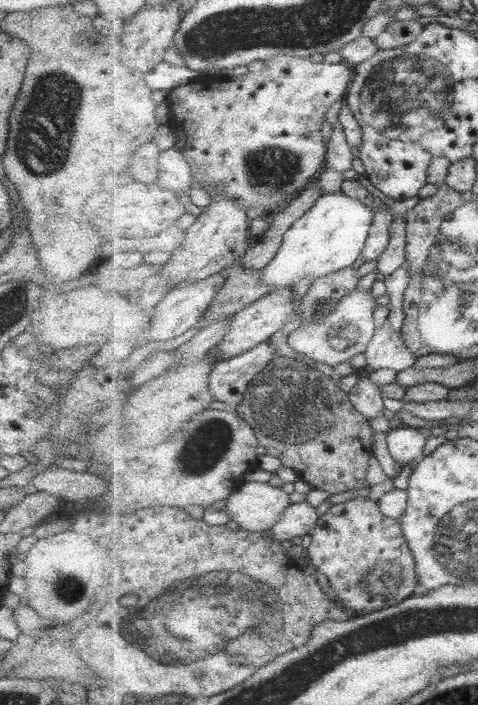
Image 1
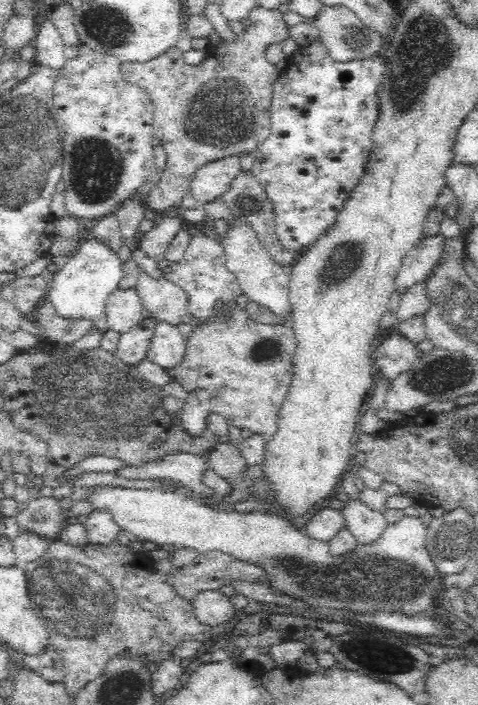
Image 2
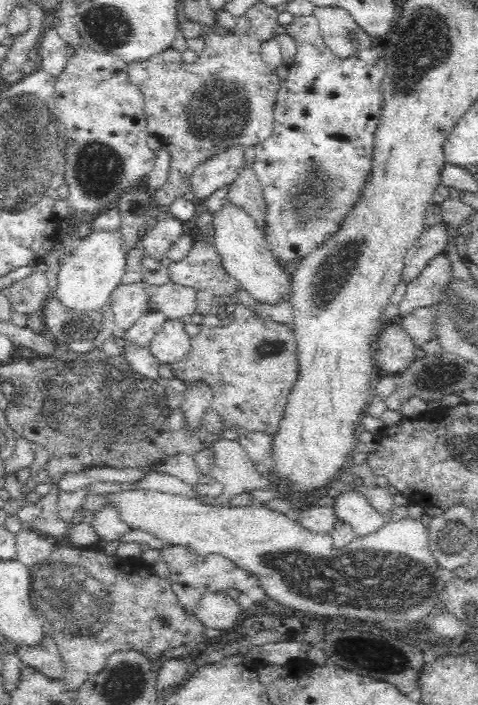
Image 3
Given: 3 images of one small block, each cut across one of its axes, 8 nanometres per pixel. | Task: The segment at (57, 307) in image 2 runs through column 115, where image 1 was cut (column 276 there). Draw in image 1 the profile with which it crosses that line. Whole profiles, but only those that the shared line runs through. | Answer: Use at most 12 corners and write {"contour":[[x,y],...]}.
{"contour":[[322,196],[262,271],[271,292],[353,266],[374,216]]}

